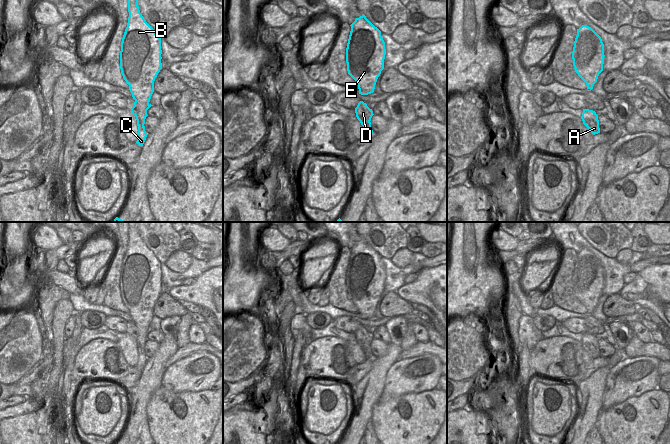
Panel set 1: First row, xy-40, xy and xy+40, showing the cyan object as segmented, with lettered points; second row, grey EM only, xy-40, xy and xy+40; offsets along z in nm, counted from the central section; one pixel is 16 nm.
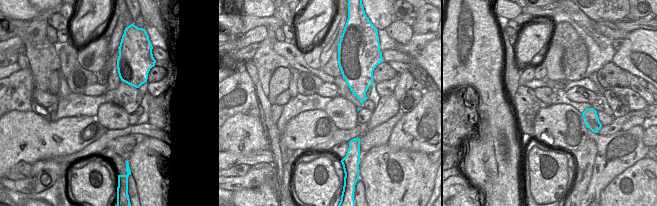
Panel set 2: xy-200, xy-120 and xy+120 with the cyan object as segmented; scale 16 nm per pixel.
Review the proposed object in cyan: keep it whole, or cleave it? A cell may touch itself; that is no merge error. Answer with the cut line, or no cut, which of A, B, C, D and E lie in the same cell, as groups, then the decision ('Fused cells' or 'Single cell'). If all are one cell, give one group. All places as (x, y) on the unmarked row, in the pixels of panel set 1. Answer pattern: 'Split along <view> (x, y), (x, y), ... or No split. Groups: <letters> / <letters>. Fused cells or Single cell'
Split along xy (366, 341), (363, 349), (370, 357). Groups: A / B C D E. Fused cells.

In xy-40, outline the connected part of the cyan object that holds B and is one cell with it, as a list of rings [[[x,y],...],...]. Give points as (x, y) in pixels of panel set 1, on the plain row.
[[[128,222],[128,236],[128,247],[121,266],[120,293],[123,303],[129,309],[129,314],[135,324],[130,336],[137,344],[138,363],[136,367],[142,371],[147,361],[143,344],[148,340],[147,334],[153,330],[149,326],[154,316],[154,305],[162,293],[161,262],[140,237],[138,222]]]

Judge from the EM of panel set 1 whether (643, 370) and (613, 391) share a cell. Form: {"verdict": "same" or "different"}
{"verdict": "same"}

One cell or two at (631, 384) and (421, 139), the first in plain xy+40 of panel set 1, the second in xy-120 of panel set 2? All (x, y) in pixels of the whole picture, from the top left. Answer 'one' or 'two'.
one

